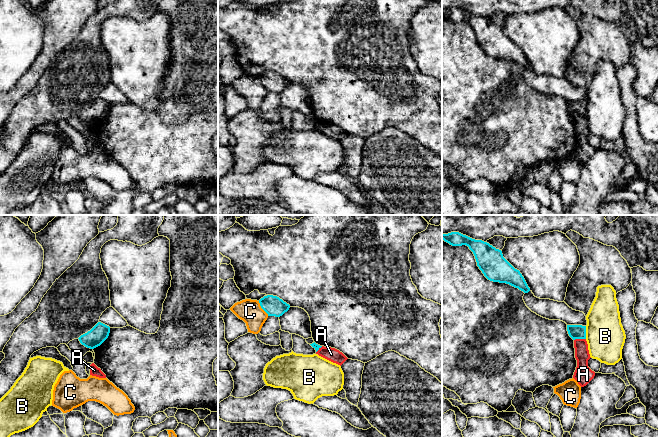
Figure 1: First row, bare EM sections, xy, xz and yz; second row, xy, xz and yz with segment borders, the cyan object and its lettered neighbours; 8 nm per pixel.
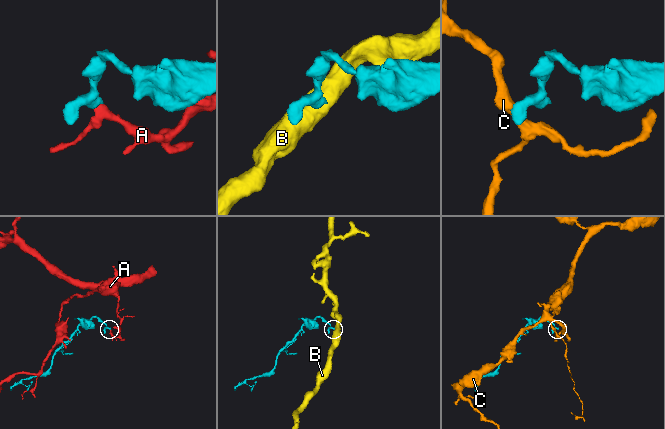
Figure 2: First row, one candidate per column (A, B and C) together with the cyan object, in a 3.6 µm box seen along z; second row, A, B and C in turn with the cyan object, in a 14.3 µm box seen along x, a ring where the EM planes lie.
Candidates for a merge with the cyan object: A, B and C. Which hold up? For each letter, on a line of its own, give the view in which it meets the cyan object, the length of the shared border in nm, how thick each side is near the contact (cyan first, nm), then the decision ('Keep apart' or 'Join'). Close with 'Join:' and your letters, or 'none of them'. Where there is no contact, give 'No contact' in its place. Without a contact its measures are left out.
A: Touches cyan in yz. Shared border 100 nm. Thickness 110 nm (cyan) against 120 nm. Keep apart
B: Touches cyan in yz. Shared border 100 nm. Thickness 110 nm (cyan) against 320 nm. Keep apart
C: Touches cyan in xz. Shared border 150 nm. Thickness 160 nm (cyan) against 190 nm. Keep apart
Join: none of them

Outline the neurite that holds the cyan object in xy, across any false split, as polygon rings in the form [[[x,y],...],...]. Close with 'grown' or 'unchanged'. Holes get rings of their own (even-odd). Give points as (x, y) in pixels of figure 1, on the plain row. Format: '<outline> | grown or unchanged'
[[[98,98],[90,107],[81,111],[78,115],[85,123],[94,125],[108,114],[109,109],[110,103]]] | unchanged

